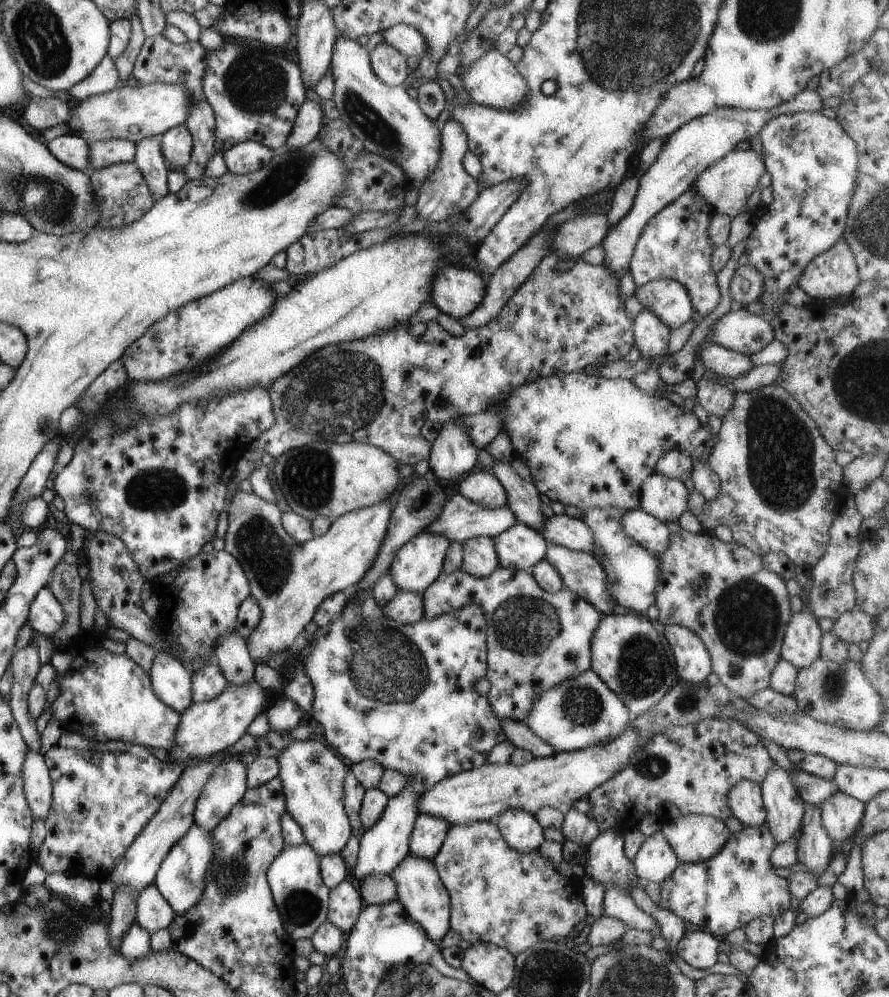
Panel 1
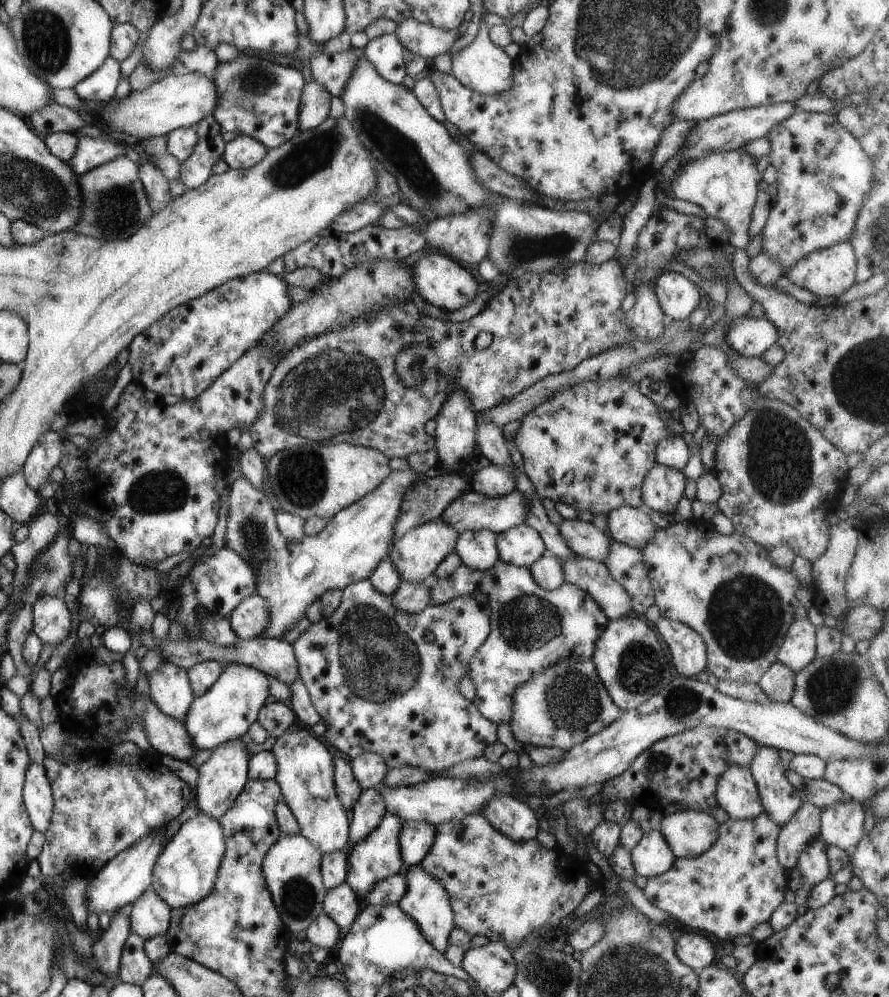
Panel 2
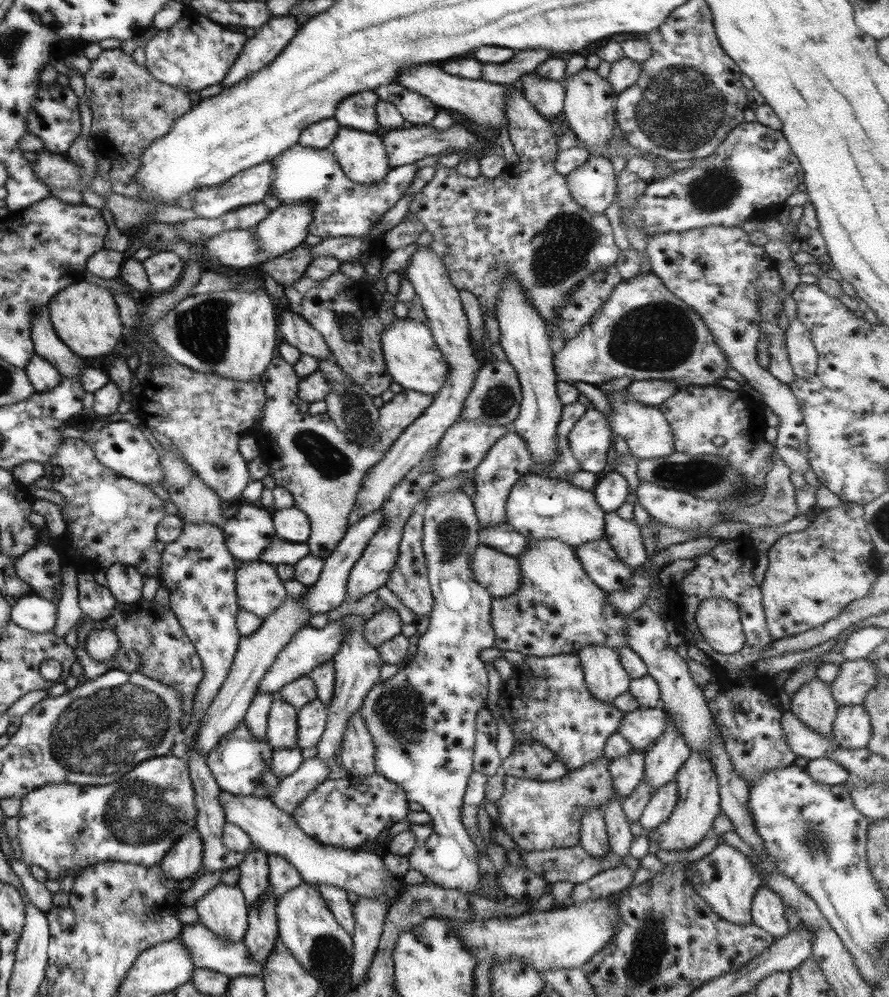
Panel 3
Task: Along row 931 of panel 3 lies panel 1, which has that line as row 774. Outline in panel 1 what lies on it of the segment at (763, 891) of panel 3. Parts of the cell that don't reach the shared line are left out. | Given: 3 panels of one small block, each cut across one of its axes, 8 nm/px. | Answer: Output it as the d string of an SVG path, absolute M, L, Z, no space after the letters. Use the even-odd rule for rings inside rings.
M771 766L758 784L761 790L766 825L775 844L789 840L800 829L805 802L791 784L789 775L778 766Z

